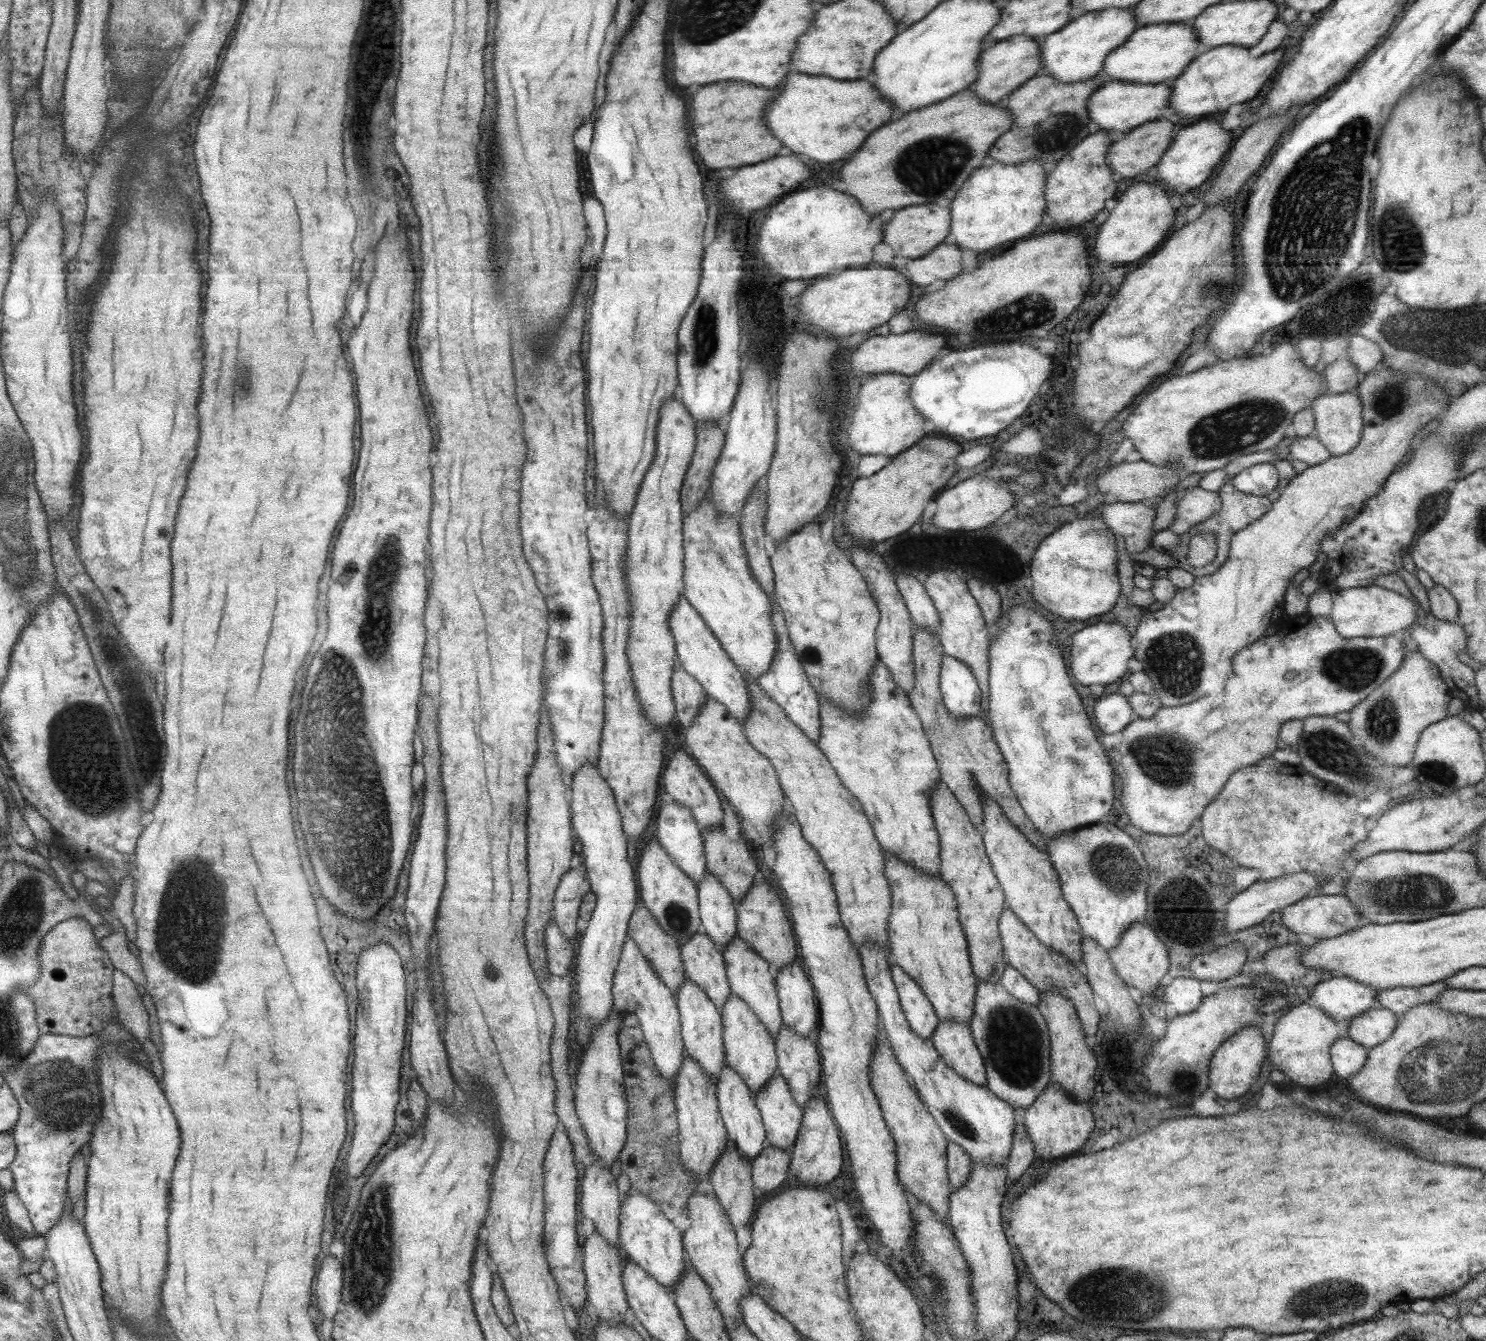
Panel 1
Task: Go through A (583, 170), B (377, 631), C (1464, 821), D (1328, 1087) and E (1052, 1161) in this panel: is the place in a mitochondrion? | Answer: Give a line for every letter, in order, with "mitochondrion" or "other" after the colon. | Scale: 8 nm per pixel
A: other
B: mitochondrion
C: other
D: other
E: other

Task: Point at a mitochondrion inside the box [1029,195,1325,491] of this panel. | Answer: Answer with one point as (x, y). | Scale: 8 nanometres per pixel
(1221, 433)

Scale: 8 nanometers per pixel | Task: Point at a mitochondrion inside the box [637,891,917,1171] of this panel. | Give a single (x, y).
(678, 917)

